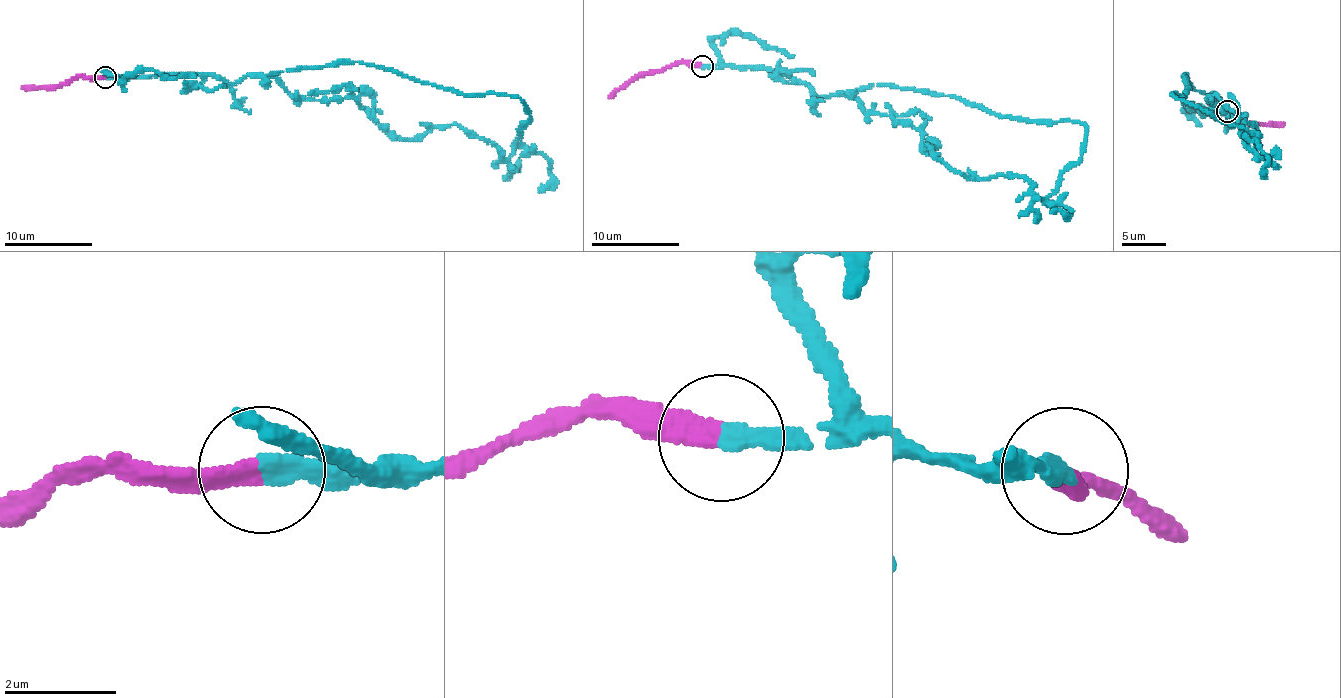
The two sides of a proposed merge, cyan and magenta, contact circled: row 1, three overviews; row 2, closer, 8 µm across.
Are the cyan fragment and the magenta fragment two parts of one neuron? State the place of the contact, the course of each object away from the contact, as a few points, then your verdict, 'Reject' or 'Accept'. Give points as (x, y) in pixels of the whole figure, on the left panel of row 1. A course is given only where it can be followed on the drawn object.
Place: (105, 77). Course of cyan: (106, 76), (264, 75), (402, 138), (460, 124), (506, 158), (530, 116), (359, 61), (286, 71). Course of magenta: (106, 76), (73, 77), (66, 85), (22, 87). Accept

